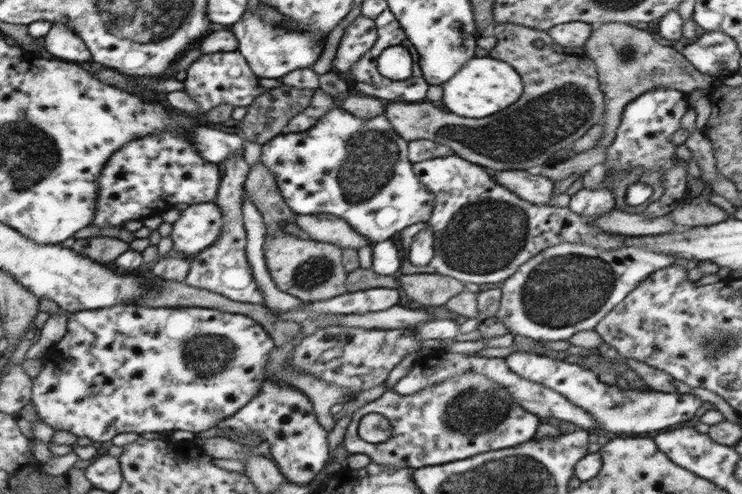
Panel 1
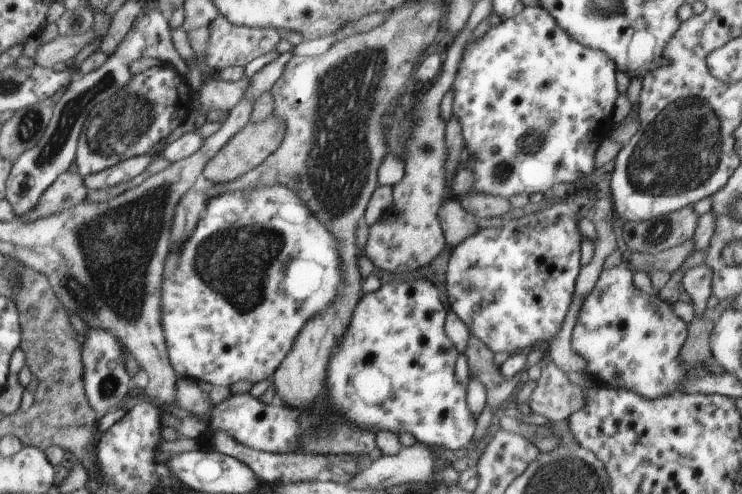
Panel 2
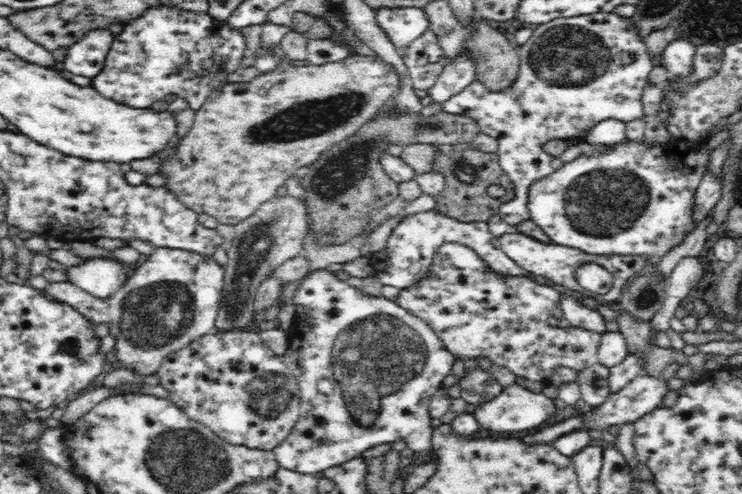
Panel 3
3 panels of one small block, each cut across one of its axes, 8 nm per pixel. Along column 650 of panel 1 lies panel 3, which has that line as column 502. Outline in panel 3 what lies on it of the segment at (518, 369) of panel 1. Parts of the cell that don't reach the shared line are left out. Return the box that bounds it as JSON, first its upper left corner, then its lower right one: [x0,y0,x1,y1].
[473,383,554,432]

